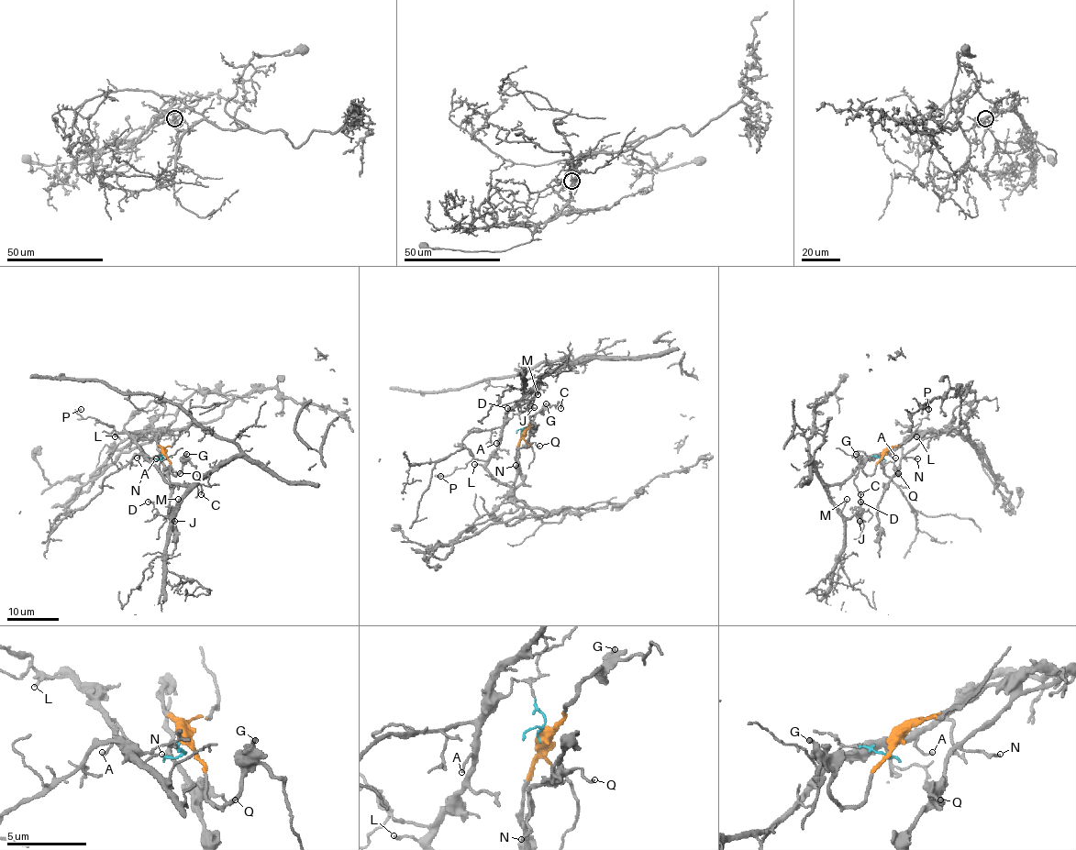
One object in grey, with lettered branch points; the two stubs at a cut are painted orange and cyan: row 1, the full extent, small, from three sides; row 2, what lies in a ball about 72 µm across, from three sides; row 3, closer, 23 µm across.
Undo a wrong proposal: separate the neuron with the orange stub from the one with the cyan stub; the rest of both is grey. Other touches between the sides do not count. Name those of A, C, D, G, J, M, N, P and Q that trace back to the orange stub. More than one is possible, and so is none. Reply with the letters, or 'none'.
C, G, N, Q

